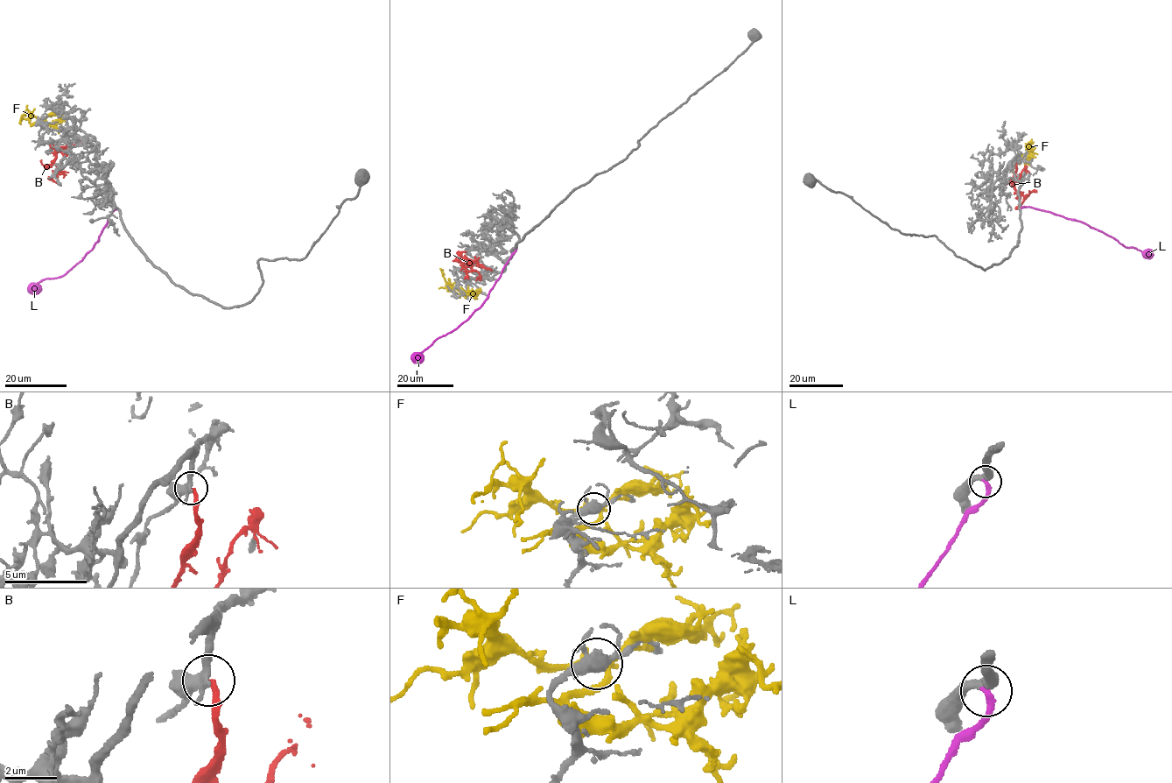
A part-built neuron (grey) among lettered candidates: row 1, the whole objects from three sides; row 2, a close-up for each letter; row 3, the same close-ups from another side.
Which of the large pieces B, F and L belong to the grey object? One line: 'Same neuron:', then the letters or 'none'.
Same neuron: B

